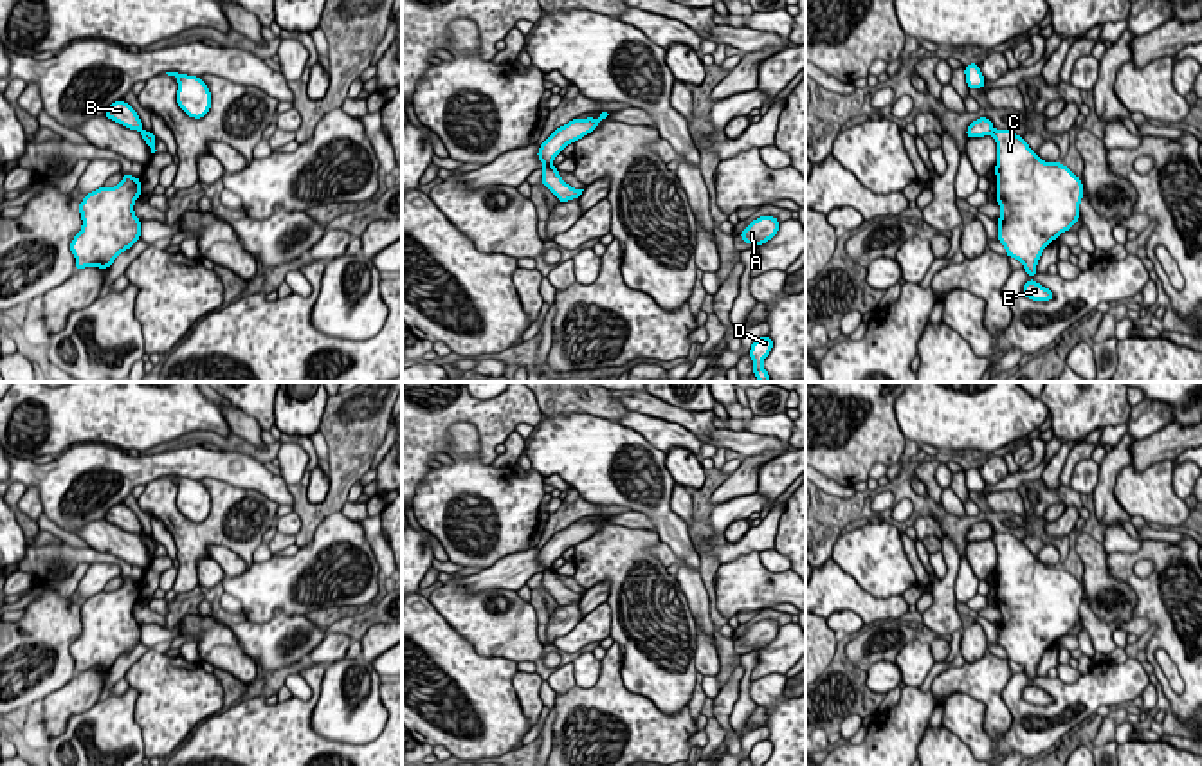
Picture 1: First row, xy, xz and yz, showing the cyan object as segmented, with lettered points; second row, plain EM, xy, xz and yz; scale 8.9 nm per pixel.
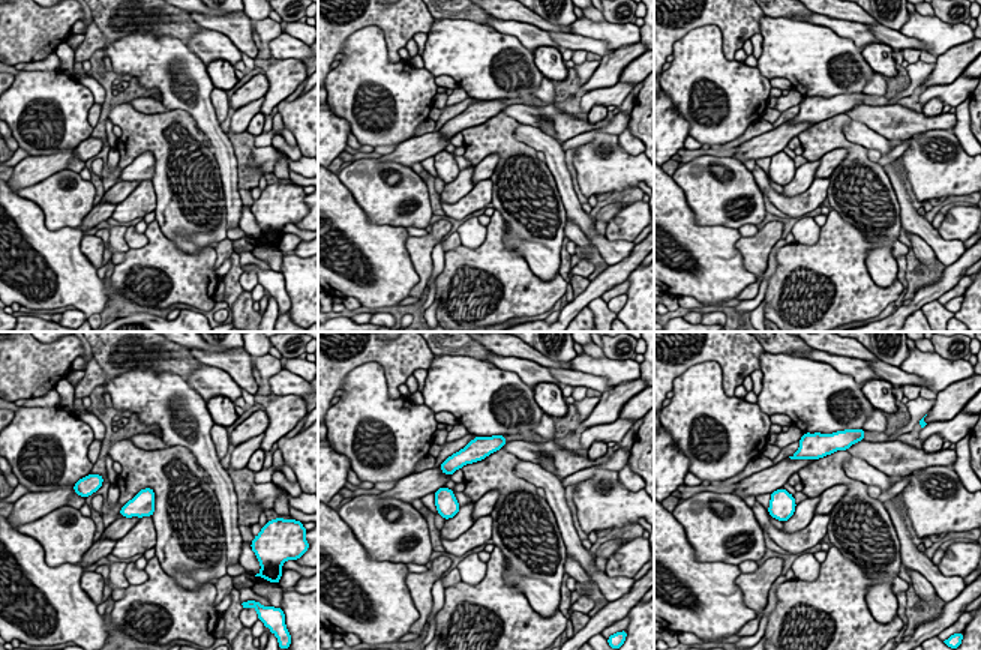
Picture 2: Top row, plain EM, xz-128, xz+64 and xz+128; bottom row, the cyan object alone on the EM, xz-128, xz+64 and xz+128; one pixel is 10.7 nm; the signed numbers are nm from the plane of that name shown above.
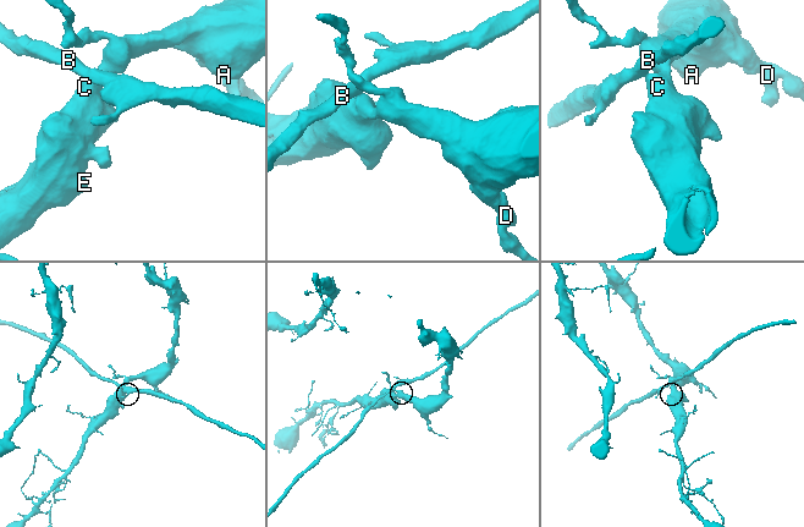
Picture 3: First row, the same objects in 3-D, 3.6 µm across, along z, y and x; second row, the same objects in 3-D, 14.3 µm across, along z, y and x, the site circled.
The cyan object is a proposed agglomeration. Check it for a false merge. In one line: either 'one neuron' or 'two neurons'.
two neurons

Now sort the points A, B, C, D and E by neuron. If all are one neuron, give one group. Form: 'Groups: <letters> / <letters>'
Groups: A C D E / B

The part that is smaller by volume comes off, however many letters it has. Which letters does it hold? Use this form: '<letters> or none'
B

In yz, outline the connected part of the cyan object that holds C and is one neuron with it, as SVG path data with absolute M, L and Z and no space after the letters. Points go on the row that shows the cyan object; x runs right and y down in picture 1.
M995 130L993 139L997 142L997 202L1002 211L997 220L998 242L1006 247L1006 254L1022 261L1024 270L1033 278L1038 274L1036 263L1043 249L1081 216L1083 182L1061 162L1042 160L1013 130Z

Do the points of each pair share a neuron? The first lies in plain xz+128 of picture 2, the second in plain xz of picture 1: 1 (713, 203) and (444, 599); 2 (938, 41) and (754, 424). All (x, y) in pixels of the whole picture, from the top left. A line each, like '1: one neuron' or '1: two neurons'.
1: one neuron
2: one neuron

